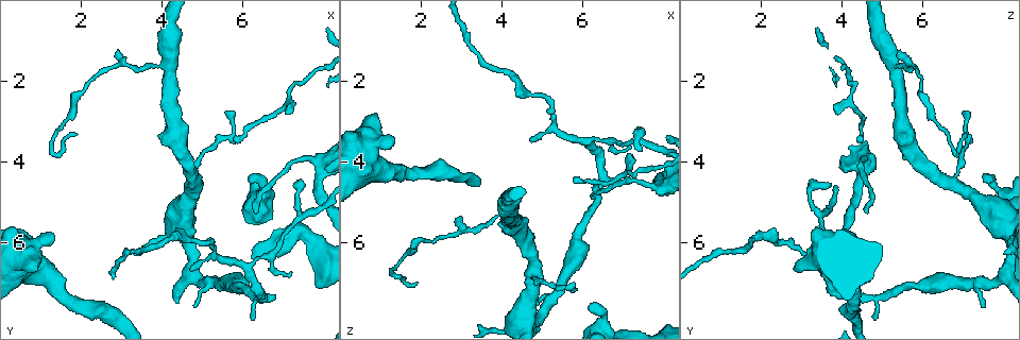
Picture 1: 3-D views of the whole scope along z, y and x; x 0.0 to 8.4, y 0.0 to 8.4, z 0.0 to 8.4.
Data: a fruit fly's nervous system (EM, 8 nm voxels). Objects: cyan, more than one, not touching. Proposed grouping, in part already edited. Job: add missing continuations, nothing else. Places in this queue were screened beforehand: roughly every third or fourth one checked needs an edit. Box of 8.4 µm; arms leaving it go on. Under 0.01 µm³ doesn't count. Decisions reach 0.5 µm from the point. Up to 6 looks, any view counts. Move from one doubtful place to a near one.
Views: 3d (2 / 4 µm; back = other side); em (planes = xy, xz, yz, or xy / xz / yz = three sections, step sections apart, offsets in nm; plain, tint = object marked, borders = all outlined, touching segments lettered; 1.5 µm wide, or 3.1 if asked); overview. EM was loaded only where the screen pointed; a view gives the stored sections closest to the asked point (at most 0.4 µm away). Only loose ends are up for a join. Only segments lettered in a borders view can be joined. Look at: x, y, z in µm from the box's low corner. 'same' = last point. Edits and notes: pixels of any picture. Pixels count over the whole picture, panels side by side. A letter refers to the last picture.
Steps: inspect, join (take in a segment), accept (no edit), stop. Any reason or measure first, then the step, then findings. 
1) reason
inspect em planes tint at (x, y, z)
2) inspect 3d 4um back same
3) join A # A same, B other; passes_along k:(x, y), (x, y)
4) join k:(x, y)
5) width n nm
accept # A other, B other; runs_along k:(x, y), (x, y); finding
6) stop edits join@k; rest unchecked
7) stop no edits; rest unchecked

free end
inspect em xy step 4 borders at (6.15, 4.45, 7.60)

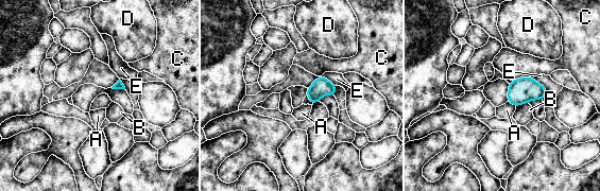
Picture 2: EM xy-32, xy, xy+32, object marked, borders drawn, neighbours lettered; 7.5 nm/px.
cut it another way
inspect em planes borders same

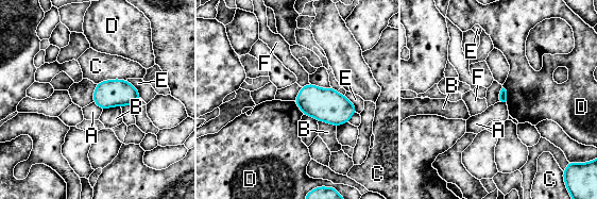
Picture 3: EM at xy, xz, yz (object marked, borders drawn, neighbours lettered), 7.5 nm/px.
longest_contact C 220 nm
accept # A other, B other, C other, D other, E other, F other; no lettered segment goes on from it

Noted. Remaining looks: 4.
free end
inspect em planes plain at (4.85, 7.65, 7.45)

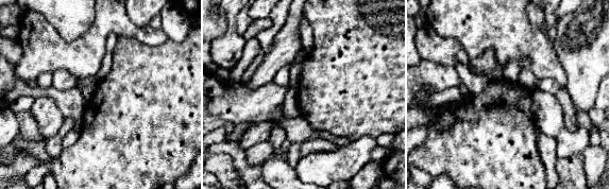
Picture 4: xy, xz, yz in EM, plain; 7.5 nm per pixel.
inspect em planes tint same

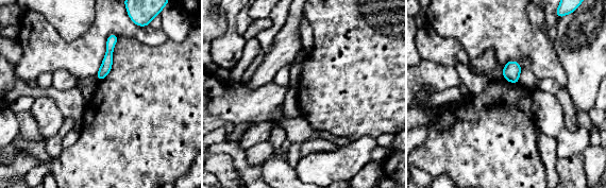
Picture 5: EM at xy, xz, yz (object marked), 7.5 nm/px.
see the neighbours
inspect em planes borders same

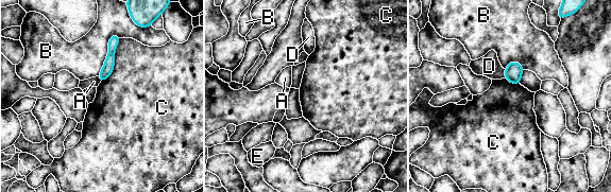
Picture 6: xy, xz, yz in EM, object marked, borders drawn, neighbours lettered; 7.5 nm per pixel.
accept # A other, B other, C other, D other, E other; runs_along 6:(115, 37), (109, 64), (102, 77); none of them fits

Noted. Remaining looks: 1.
stop no edits; rest unchecked

